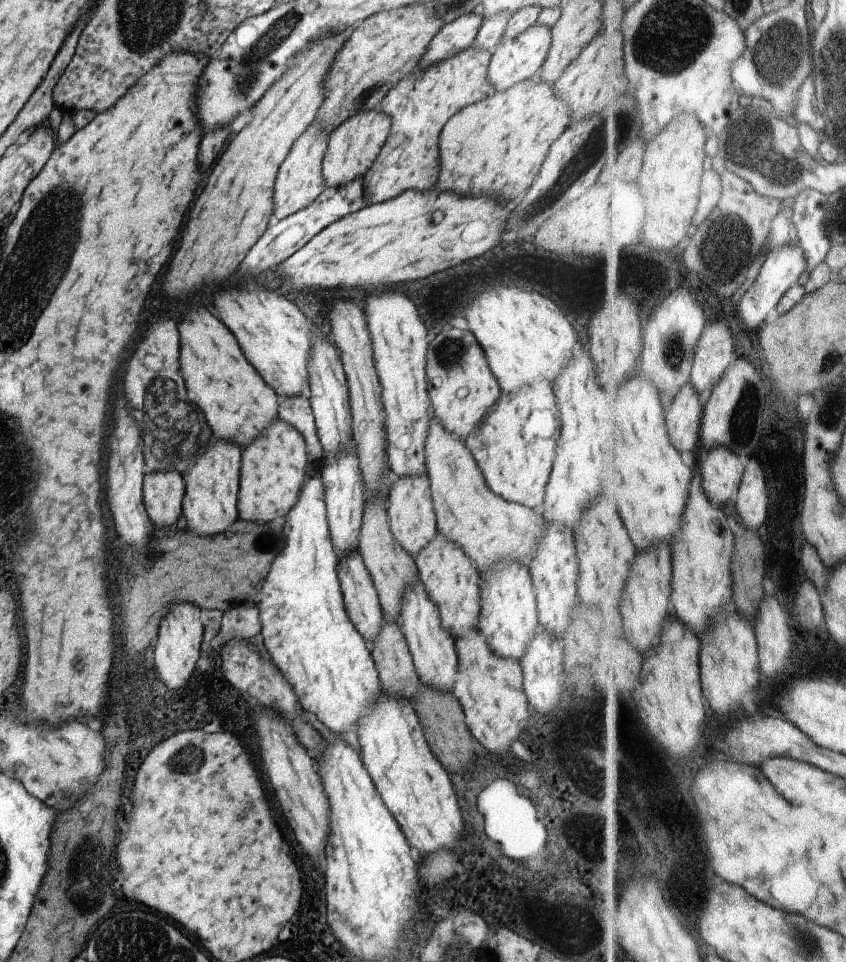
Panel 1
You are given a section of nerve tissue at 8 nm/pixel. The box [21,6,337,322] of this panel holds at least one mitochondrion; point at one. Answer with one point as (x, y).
(246, 70)

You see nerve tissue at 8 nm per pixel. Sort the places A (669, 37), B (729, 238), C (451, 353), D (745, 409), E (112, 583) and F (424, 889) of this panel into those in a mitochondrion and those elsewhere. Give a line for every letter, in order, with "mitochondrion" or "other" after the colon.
A: mitochondrion
B: mitochondrion
C: mitochondrion
D: mitochondrion
E: other
F: other

